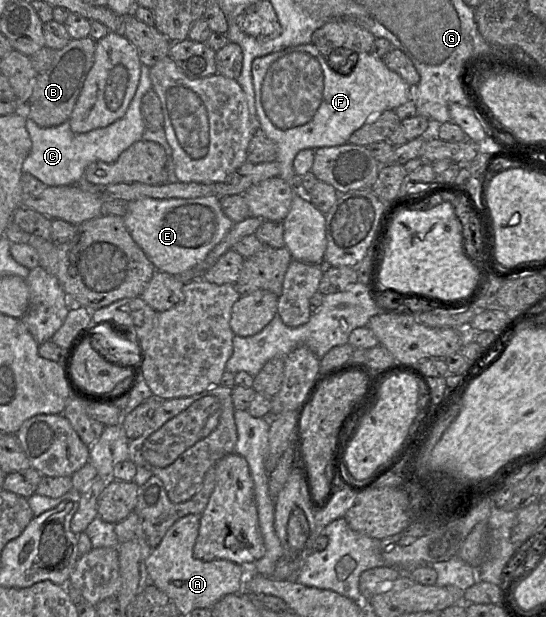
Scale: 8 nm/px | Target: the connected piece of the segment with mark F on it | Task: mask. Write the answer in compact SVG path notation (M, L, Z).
M311 43L255 58L252 62L252 77L260 128L275 143L279 177L290 186L295 175L293 161L300 150L345 144L354 131L367 123L368 118L385 110L396 109L412 99L413 91L405 80L385 65L383 58L371 53L358 53L353 70L348 75L342 75L328 66L326 58Z

